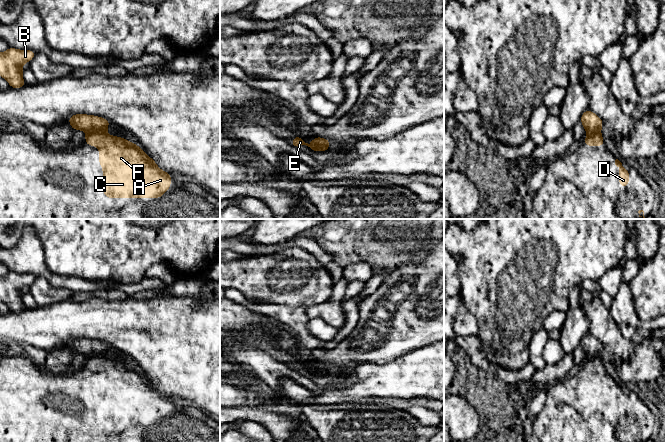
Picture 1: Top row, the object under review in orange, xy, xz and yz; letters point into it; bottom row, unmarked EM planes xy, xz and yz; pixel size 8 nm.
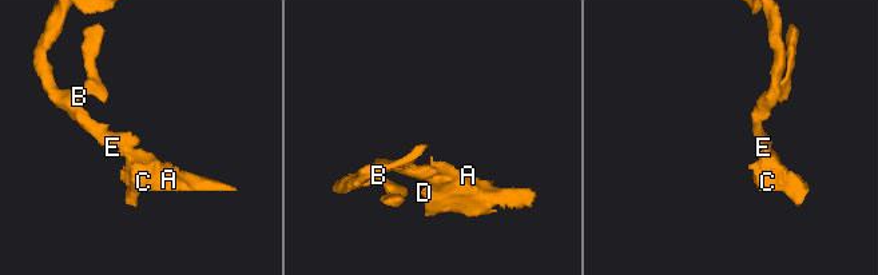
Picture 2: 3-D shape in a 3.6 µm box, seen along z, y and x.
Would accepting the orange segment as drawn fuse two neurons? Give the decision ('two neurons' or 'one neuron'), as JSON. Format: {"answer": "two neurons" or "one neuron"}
{"answer": "two neurons"}

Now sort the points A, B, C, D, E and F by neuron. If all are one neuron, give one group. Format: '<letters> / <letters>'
A C D F / B E

